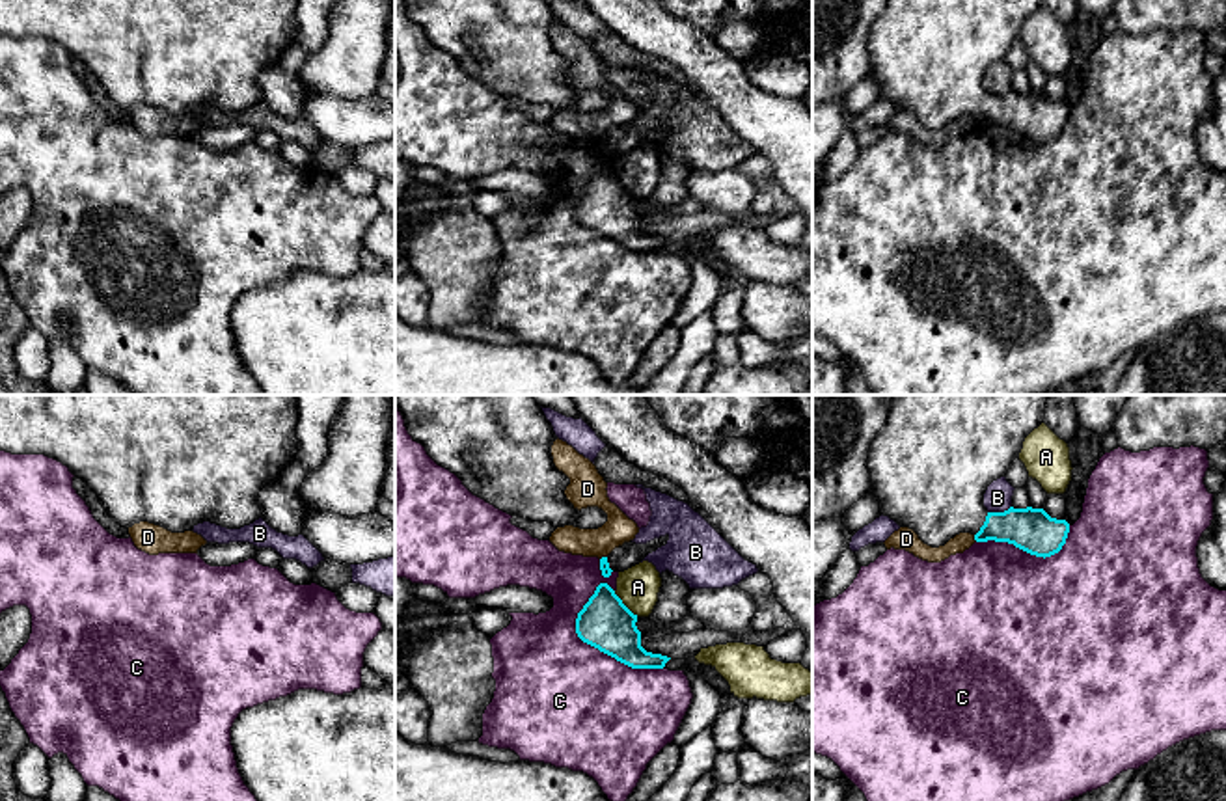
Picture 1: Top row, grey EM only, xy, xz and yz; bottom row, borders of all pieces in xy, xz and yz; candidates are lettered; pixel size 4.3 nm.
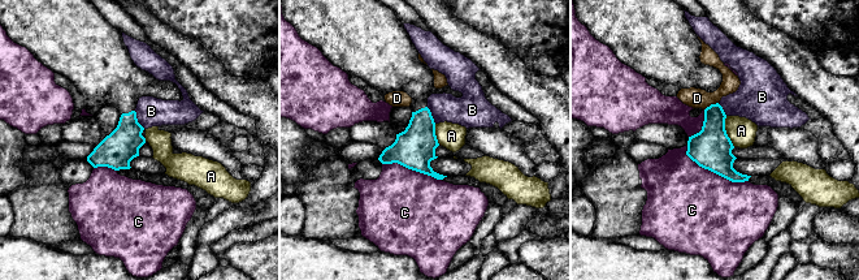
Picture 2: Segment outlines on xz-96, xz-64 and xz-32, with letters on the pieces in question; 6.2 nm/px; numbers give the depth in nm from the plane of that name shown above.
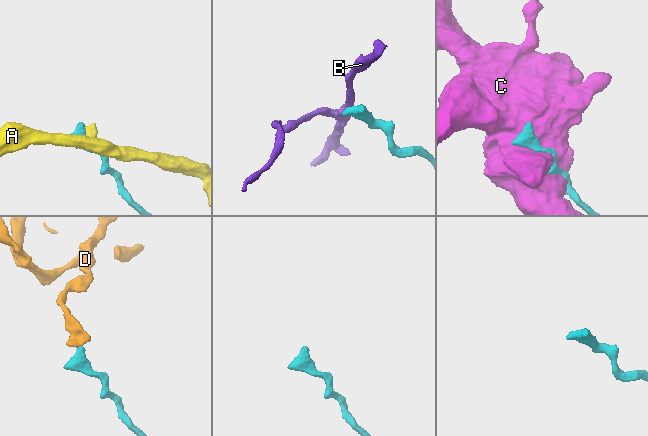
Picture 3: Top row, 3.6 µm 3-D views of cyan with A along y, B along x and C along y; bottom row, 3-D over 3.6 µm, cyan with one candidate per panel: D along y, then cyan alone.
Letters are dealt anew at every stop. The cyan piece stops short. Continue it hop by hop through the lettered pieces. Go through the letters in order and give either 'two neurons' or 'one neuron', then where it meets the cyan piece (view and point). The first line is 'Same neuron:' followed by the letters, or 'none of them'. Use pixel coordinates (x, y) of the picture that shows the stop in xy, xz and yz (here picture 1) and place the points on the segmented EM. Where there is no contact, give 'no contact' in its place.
Same neuron: none of them
A: two neurons | xz (623, 604)
B: two neurons | yz (999, 513)
C: two neurons | xz (593, 645)
D: two neurons | yz (975, 539)

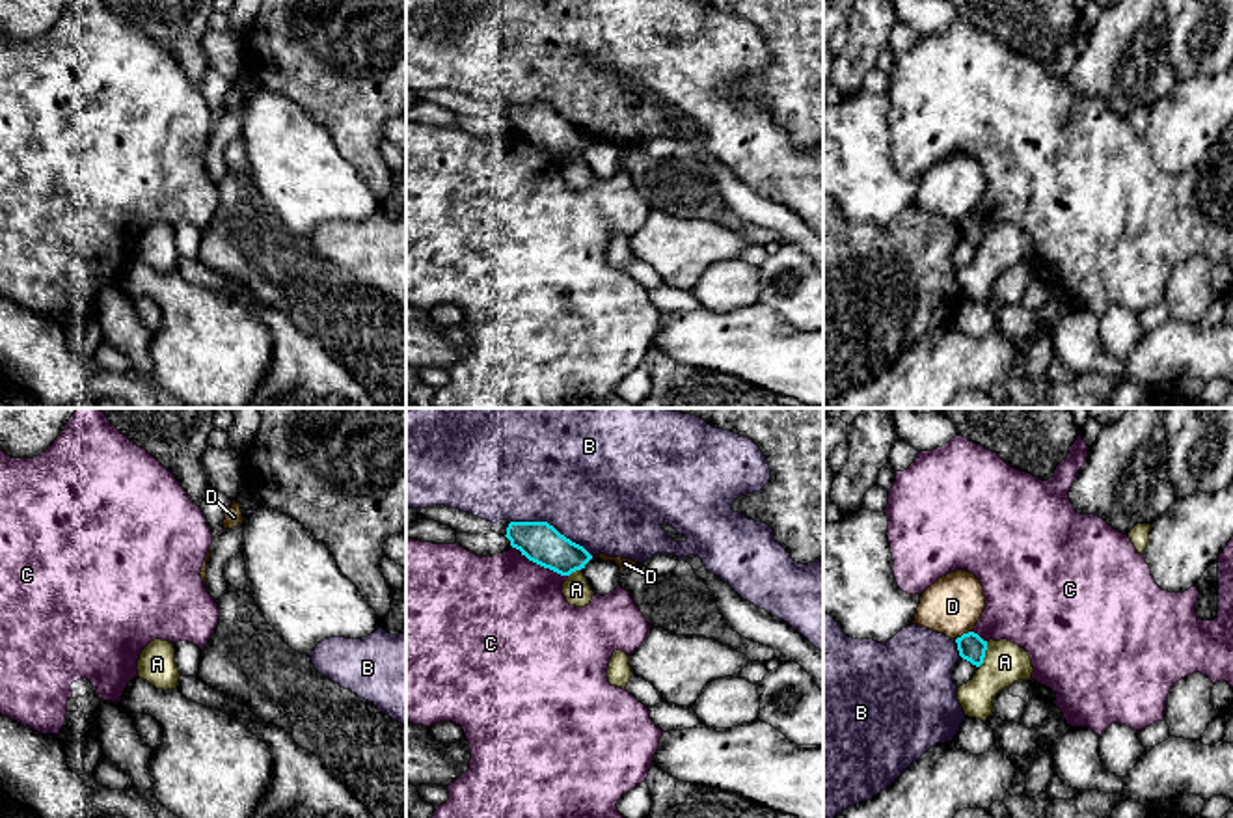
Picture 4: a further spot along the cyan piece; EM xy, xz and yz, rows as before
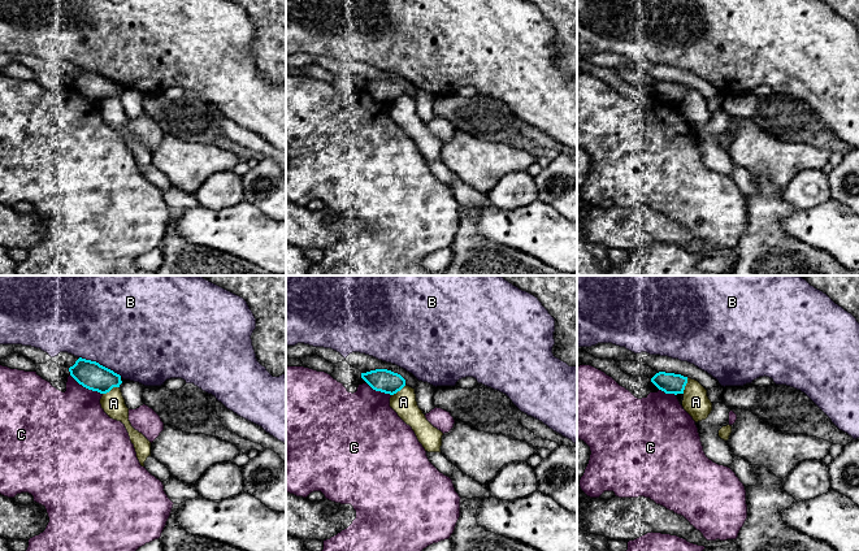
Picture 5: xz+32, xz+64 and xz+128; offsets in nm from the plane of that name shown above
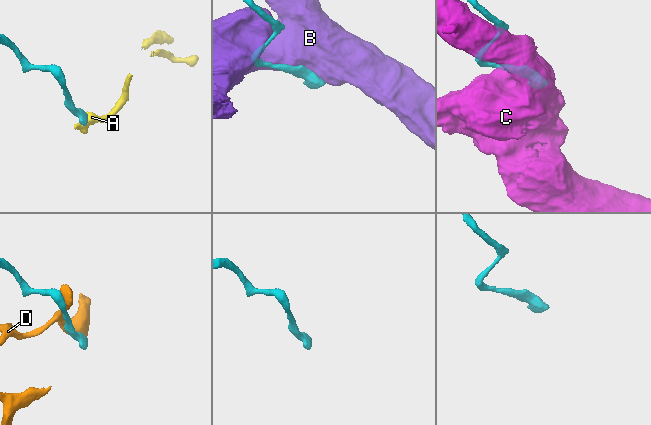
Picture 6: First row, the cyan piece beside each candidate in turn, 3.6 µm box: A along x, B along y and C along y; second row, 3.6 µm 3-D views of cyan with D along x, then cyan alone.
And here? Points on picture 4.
Same neuron: none of them
A: two neurons | yz (984, 654)
B: two neurons | xz (552, 526)
C: two neurons | xz (539, 563)
D: two neurons | yz (963, 634)

